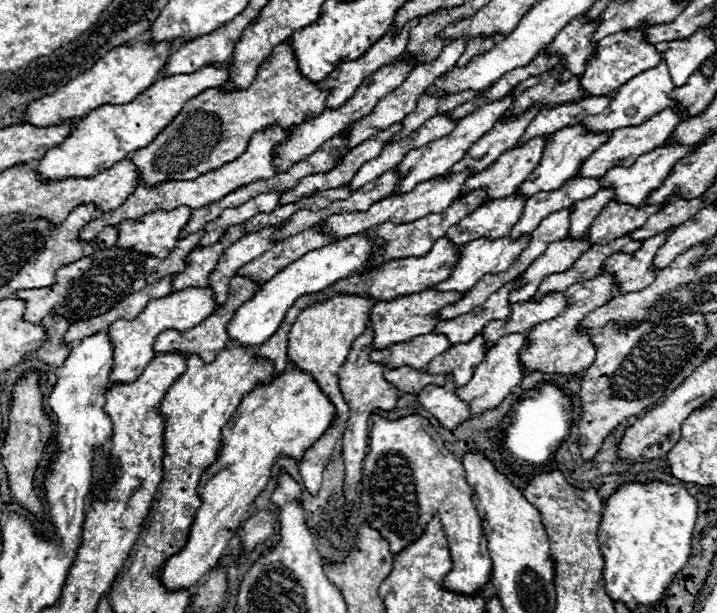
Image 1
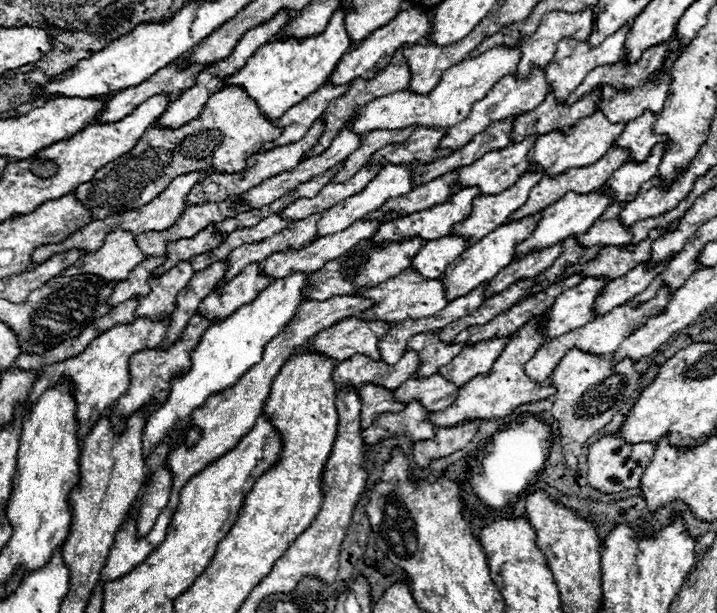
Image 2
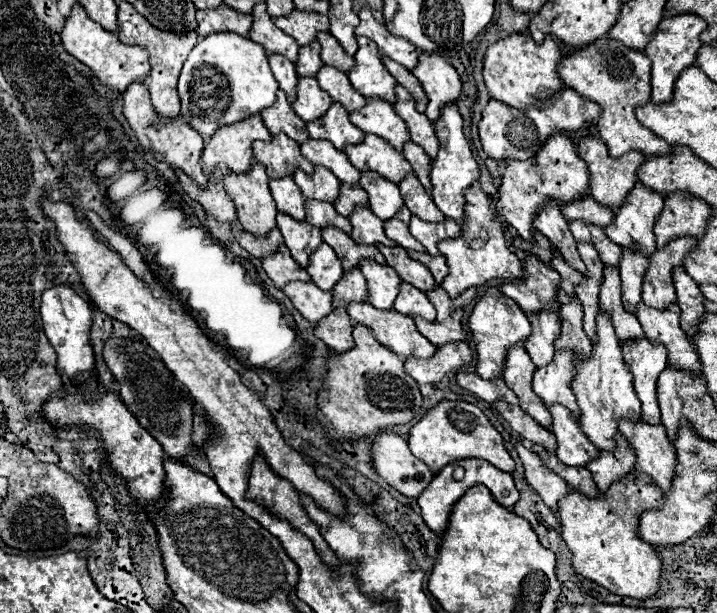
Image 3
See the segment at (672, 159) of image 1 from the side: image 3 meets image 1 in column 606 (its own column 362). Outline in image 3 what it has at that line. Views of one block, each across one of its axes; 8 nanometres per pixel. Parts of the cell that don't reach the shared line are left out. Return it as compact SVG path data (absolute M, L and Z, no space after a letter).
M372 170L360 172L360 186L368 192L370 210L382 220L392 218L404 206L404 200L398 192L398 184L384 180L380 174Z

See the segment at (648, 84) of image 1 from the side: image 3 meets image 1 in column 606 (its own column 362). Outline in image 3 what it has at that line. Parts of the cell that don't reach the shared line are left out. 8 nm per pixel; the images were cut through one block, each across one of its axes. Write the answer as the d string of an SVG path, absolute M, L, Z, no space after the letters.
M366 98L366 104L362 110L350 112L350 120L364 134L376 134L388 140L396 150L402 150L404 142L410 140L408 128L396 116L396 112L392 110L392 104L382 98Z

